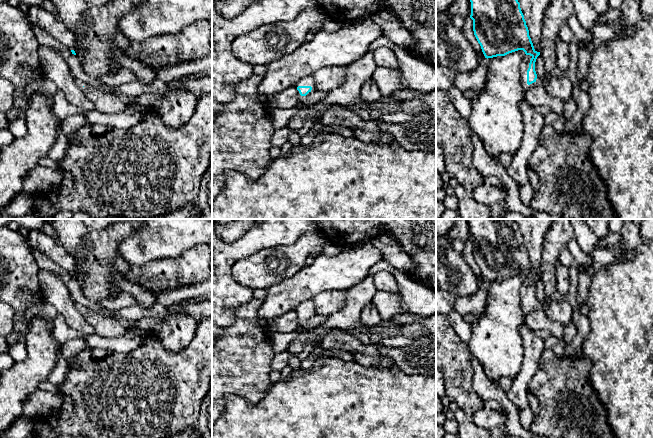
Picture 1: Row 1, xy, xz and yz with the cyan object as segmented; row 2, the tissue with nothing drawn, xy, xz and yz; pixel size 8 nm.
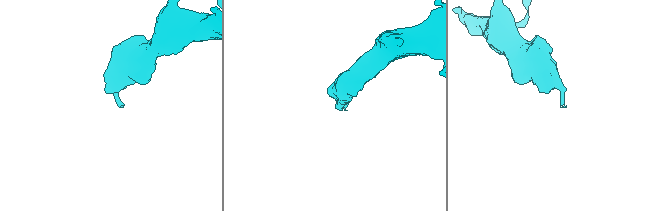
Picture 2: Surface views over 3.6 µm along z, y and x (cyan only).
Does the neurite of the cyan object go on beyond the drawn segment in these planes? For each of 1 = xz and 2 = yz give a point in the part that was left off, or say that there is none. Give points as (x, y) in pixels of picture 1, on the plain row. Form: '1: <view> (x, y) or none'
1: xz (309, 304)
2: yz (525, 286)

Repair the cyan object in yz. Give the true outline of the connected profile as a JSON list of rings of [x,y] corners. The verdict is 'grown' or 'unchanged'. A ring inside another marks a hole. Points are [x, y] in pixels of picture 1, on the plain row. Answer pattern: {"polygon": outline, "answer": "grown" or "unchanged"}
{"polygon": [[[467,219],[471,226],[471,239],[474,259],[481,270],[485,282],[505,280],[509,277],[523,274],[525,280],[521,286],[521,308],[523,314],[537,310],[543,304],[537,301],[535,286],[540,276],[534,273],[529,260],[529,254],[520,232],[520,227],[514,219]]], "answer": "grown"}

